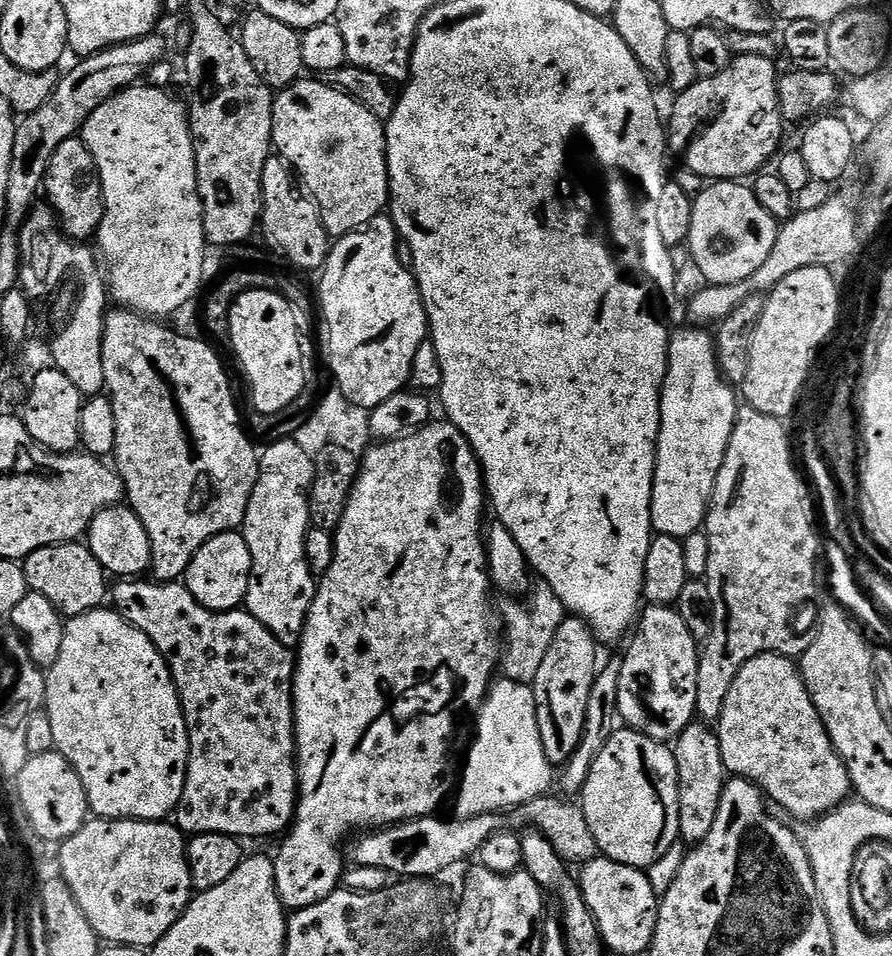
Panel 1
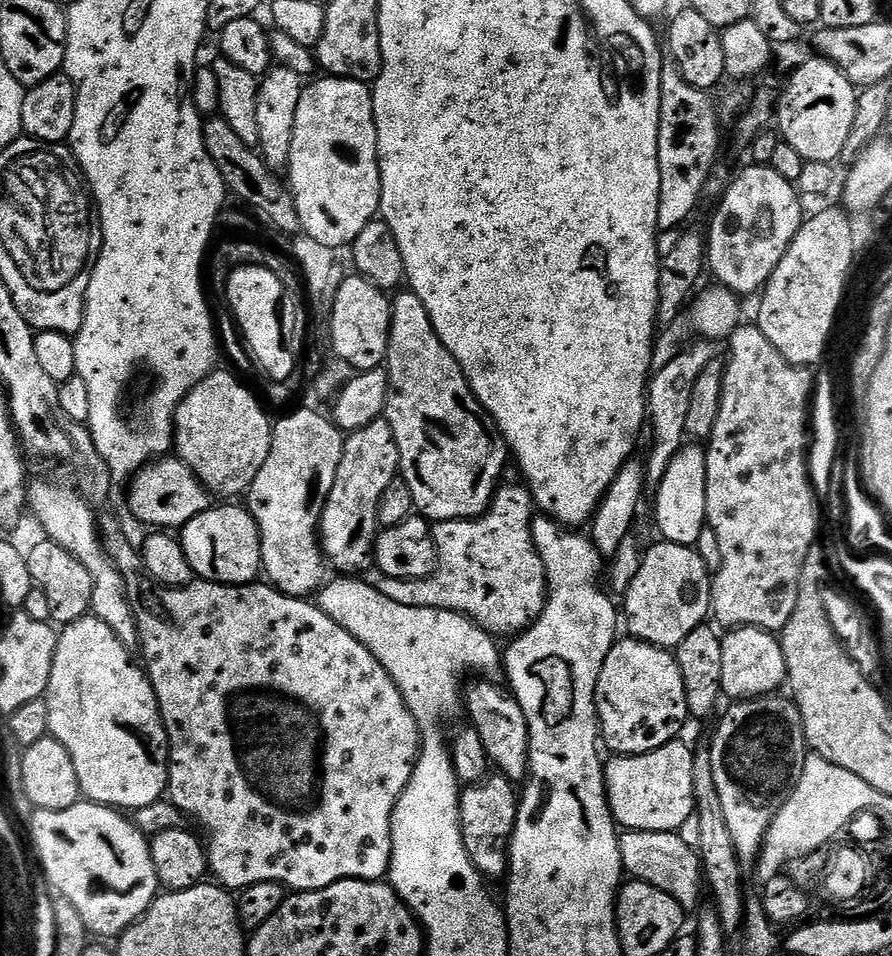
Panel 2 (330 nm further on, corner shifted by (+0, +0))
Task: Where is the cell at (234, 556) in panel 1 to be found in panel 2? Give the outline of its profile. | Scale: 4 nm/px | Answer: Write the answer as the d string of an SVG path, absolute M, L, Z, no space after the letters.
M247 507L208 508L184 524L178 539L182 550L186 550L186 562L190 562L193 573L201 580L214 584L251 584L261 575L260 531Z

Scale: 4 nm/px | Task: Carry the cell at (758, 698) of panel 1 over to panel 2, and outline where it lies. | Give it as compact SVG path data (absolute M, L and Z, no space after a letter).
M733 628L722 639L722 693L729 701L771 696L785 687L786 658L779 639L763 628Z

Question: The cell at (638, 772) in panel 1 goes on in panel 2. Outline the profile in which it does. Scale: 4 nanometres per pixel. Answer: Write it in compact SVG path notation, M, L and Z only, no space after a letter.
M677 738L637 756L611 757L604 766L608 805L621 829L679 832L682 822L696 810L694 798L694 752Z

